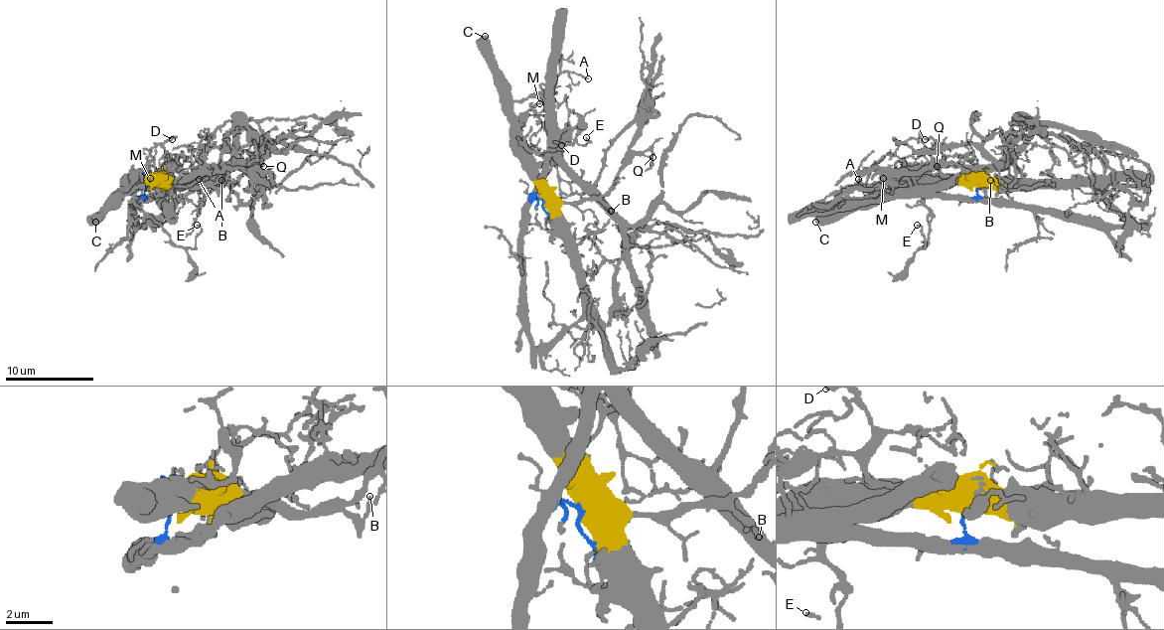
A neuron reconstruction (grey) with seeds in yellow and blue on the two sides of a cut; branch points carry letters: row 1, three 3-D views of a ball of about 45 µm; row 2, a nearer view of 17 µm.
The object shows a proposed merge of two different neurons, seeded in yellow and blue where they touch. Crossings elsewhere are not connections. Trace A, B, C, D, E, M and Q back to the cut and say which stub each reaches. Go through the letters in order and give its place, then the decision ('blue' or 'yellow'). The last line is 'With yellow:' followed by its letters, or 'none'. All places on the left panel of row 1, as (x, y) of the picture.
A: place (199, 179); yellow
B: place (221, 180); yellow
C: place (95, 222); yellow
D: place (172, 139); yellow
E: place (197, 225); yellow
M: place (150, 178); yellow
Q: place (263, 166); yellow
With yellow: A, B, C, D, E, M, Q

